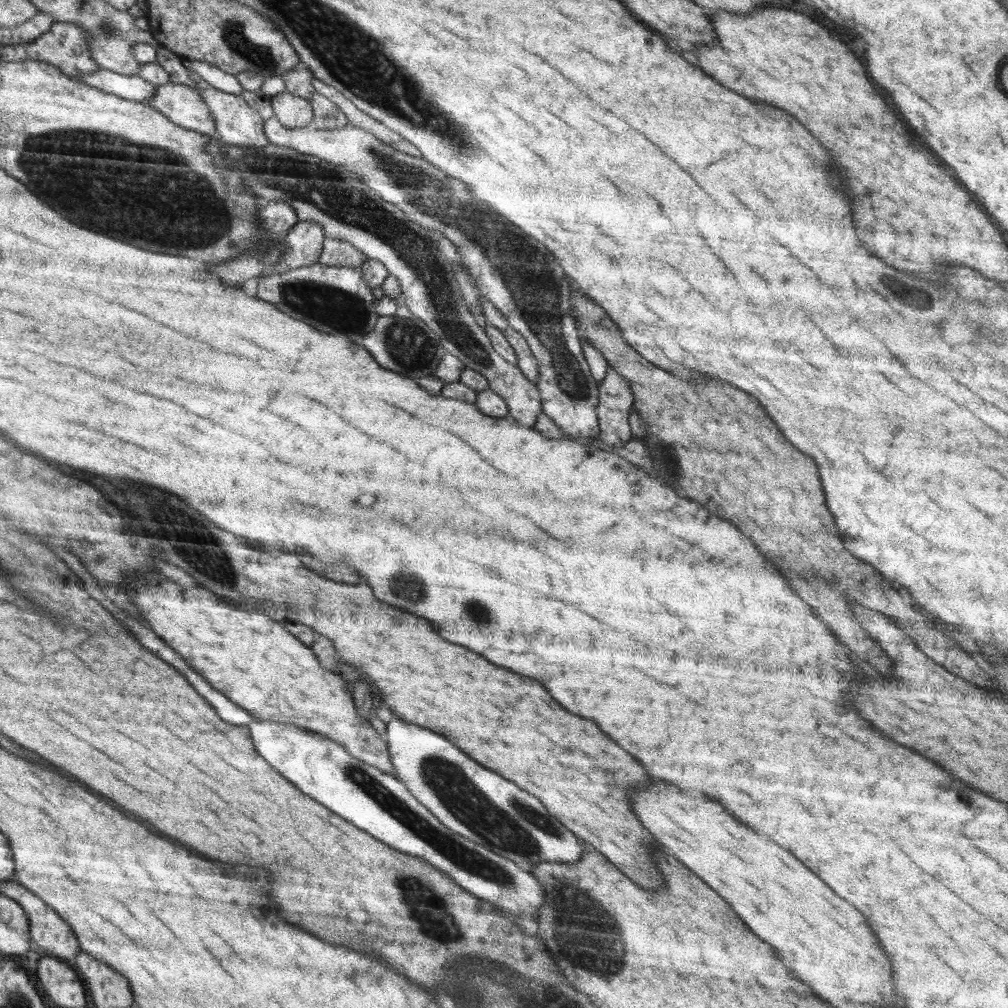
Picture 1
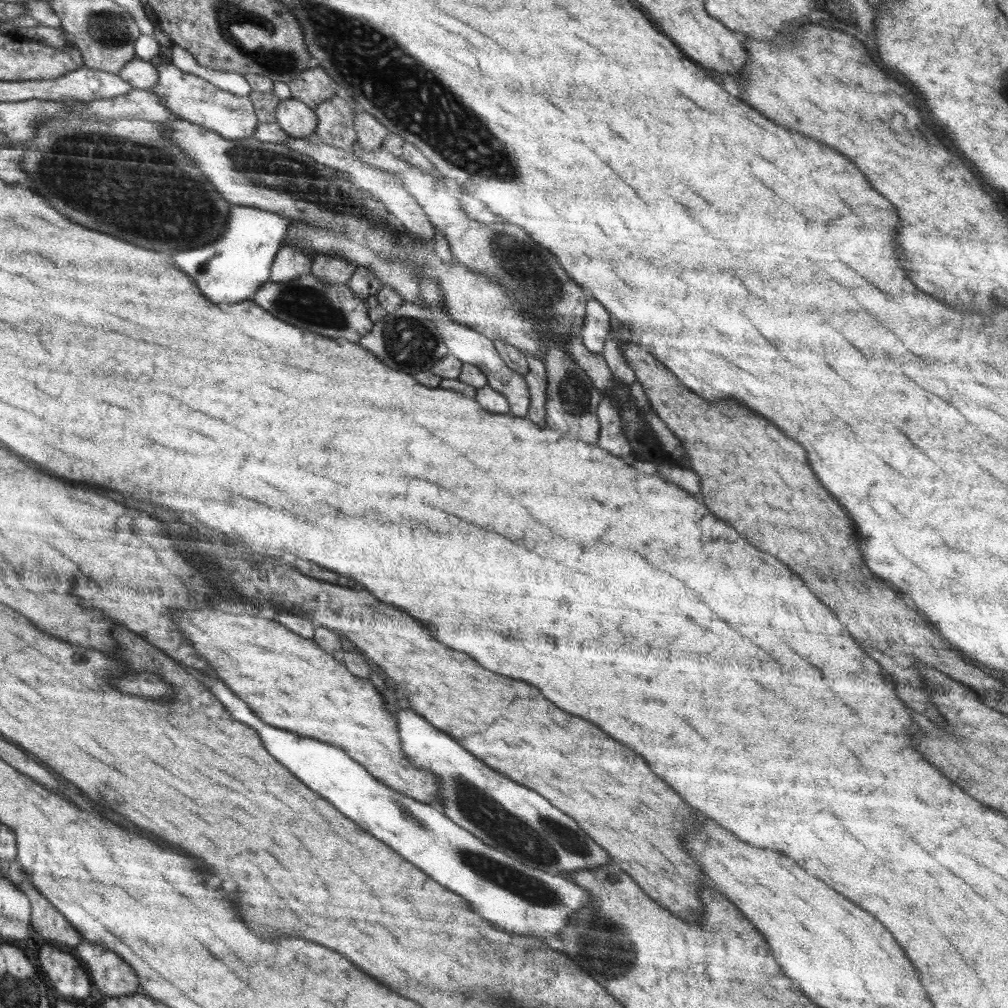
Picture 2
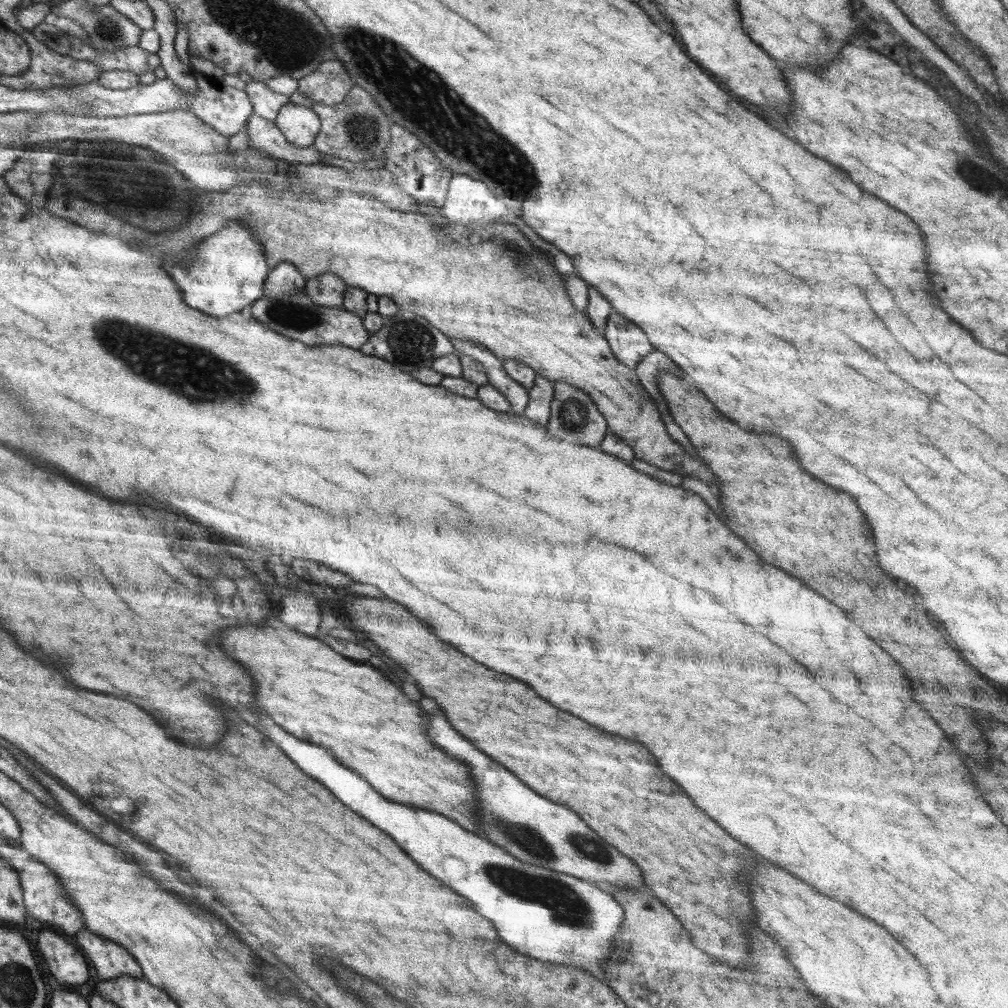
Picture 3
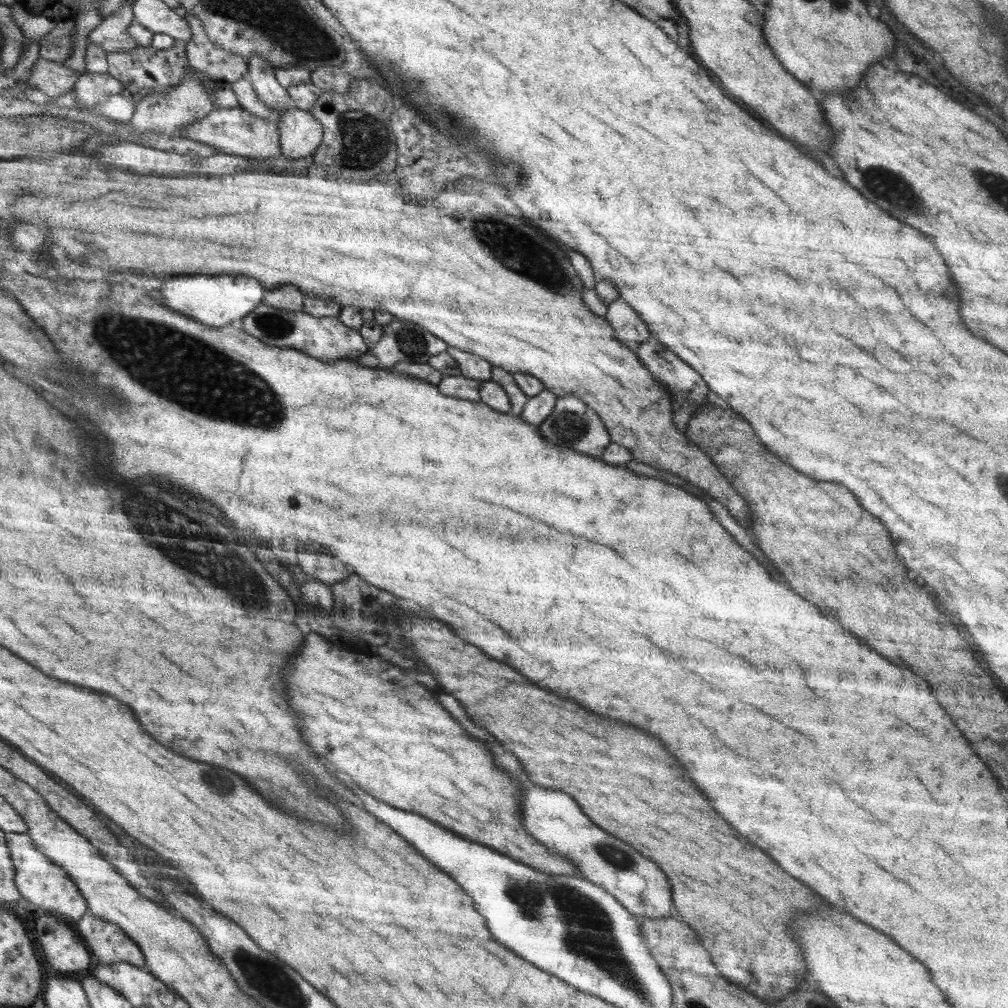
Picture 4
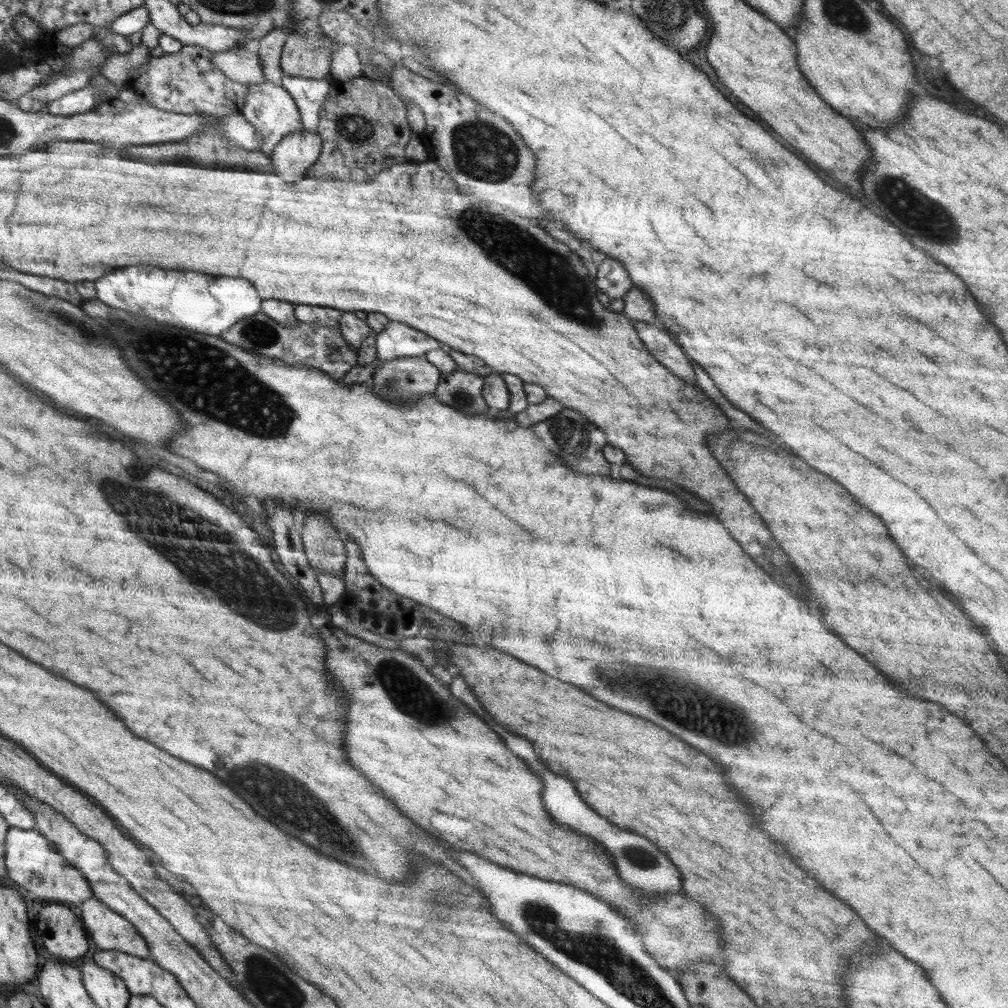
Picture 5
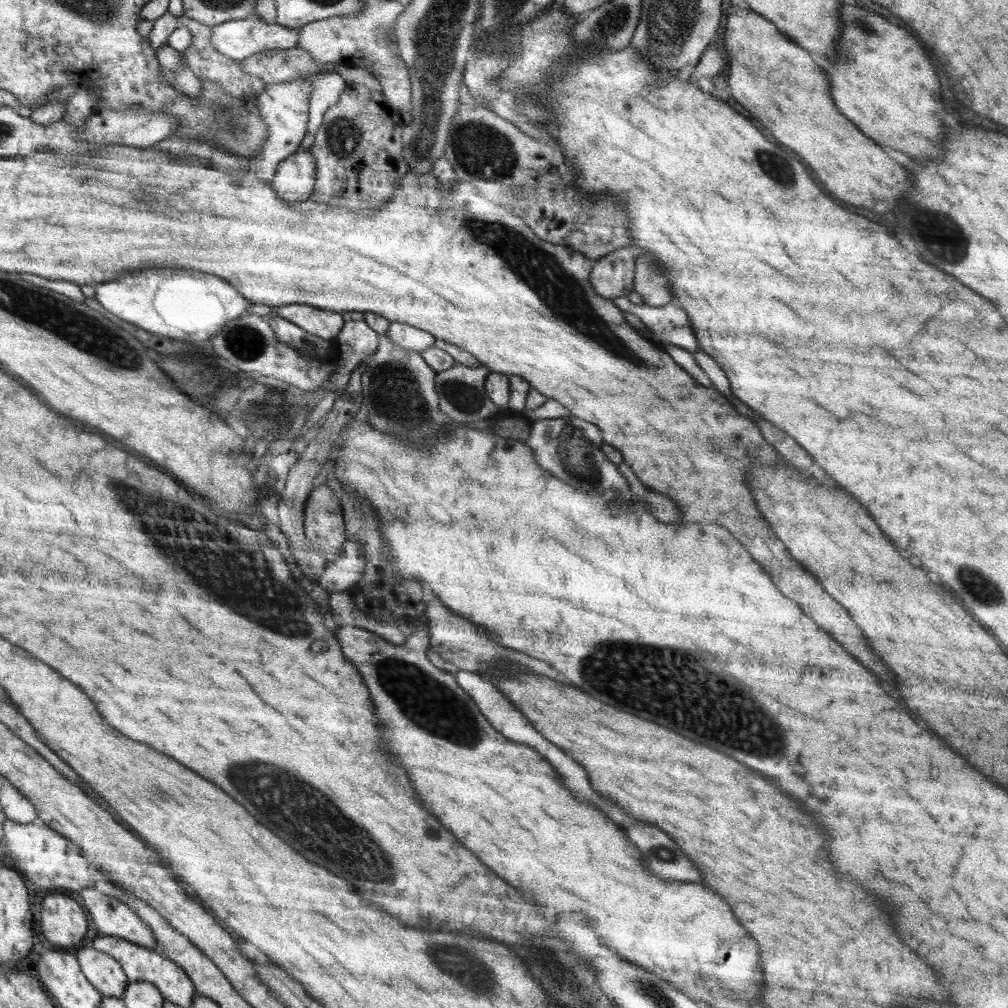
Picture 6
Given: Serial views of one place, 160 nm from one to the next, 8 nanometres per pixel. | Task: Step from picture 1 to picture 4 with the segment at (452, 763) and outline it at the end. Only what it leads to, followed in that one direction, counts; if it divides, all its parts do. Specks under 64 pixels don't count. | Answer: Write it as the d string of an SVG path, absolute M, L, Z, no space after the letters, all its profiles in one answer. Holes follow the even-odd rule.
M440 694L438 700L460 722L460 726L470 736L478 738L492 750L494 762L506 774L518 778L518 782L524 790L524 800L522 800L524 826L536 840L546 844L552 852L560 852L568 860L572 860L578 866L577 872L580 870L578 874L582 874L586 880L600 885L606 892L614 895L618 902L621 902L622 906L625 906L626 910L633 915L645 916L645 918L671 915L670 908L673 903L671 886L668 884L668 877L663 874L662 870L658 870L658 866L654 866L654 862L646 860L646 856L642 856L638 850L632 850L632 846L626 846L626 842L622 842L620 838L612 838L610 834L606 834L602 828L598 828L594 822L590 822L590 818L584 818L584 812L580 810L580 806L566 792L534 786L534 782L528 780L528 774L520 766L518 758L514 758L510 752L506 752L506 748L502 748L502 744L492 734L488 734L488 730L478 728L470 720L466 710L458 704L456 698L452 698L448 694Z

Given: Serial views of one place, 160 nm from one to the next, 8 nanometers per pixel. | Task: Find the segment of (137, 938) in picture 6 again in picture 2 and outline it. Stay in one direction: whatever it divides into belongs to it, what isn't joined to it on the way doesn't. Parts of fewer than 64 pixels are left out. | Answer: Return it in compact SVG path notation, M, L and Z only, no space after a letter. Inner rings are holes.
M88 941L76 945L75 952L90 970L94 984L104 997L122 997L138 993L138 978L134 970L114 952Z

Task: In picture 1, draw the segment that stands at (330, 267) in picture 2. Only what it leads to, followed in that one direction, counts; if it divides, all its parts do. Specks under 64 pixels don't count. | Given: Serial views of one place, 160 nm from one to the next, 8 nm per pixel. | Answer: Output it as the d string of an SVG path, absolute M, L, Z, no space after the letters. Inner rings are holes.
M327 238L319 256L319 264L334 267L359 268L368 257L352 244L336 238Z

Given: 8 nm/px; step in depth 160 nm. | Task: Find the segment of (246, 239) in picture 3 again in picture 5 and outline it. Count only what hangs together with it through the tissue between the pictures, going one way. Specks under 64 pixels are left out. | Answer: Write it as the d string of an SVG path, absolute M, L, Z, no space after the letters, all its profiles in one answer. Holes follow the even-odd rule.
M130 266L128 272L118 270L114 274L108 274L106 278L100 278L96 282L96 298L112 308L132 312L134 316L216 336L261 310L261 295L252 284L245 278L210 278L196 276L196 272L160 270L154 266Z

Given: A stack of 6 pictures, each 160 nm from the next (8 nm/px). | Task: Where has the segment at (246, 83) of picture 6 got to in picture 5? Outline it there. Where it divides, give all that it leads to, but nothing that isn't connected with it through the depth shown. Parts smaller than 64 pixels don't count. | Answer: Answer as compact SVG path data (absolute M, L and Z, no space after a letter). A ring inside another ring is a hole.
M183 45L177 53L164 53L160 58L151 56L143 66L137 66L130 71L126 86L157 109L178 114L206 112L218 117L240 113L249 91L248 84L231 81L220 69L217 69L211 61L211 51L198 45Z

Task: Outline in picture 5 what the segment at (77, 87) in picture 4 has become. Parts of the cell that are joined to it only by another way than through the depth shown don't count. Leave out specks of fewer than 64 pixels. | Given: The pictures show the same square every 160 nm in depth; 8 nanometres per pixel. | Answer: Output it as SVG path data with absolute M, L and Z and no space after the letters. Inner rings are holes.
M88 84L80 90L66 93L58 100L49 101L44 111L54 115L70 116L75 113L88 112L104 100L108 98L103 96L103 88Z

